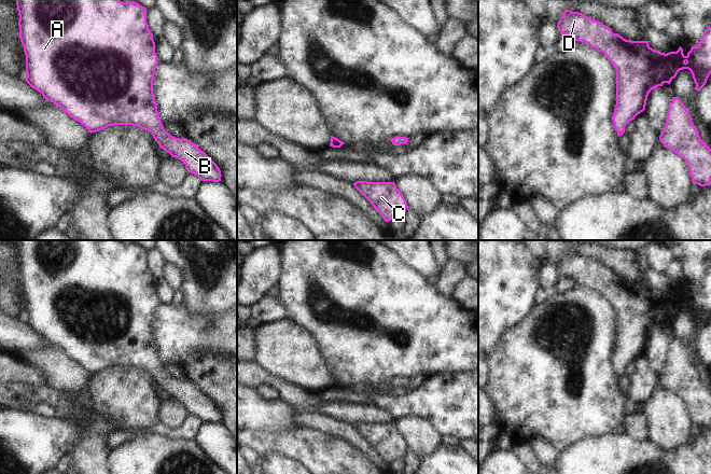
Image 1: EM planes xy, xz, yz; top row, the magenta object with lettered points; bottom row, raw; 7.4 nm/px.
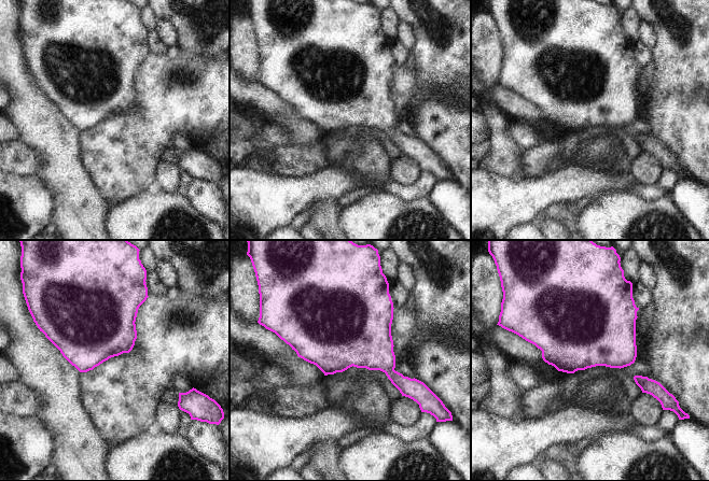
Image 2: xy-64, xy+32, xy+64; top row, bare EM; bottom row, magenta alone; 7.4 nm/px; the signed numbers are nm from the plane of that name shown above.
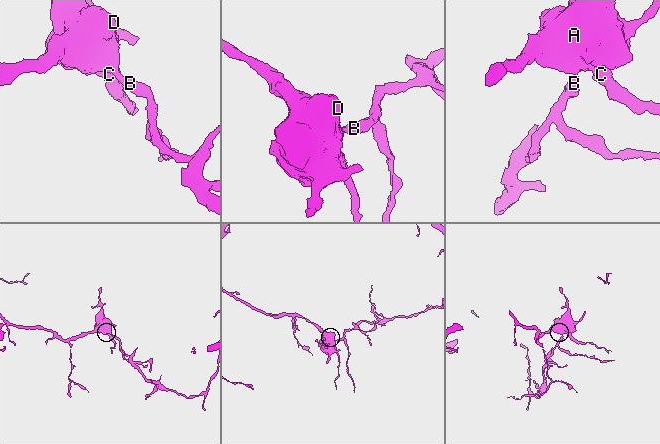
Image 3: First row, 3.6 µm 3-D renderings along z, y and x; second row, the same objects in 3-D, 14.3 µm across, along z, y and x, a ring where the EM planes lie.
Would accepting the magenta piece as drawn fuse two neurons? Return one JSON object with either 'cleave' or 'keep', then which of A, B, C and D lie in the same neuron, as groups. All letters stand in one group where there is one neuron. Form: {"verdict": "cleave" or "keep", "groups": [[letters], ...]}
{"verdict": "keep", "groups": [["A", "B", "C", "D"]]}

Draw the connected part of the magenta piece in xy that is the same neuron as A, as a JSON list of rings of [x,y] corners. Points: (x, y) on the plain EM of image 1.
[[[16,240],[16,247],[19,256],[19,280],[26,296],[27,319],[25,322],[32,330],[41,334],[46,341],[62,349],[70,359],[80,363],[90,375],[114,366],[137,367],[150,373],[159,386],[159,389],[168,393],[171,399],[180,401],[185,406],[185,410],[196,416],[201,422],[221,422],[220,409],[205,393],[191,381],[172,378],[164,371],[153,334],[153,321],[158,302],[155,294],[153,275],[150,273],[147,264],[147,250],[144,248],[135,242],[122,243],[118,240]]]

